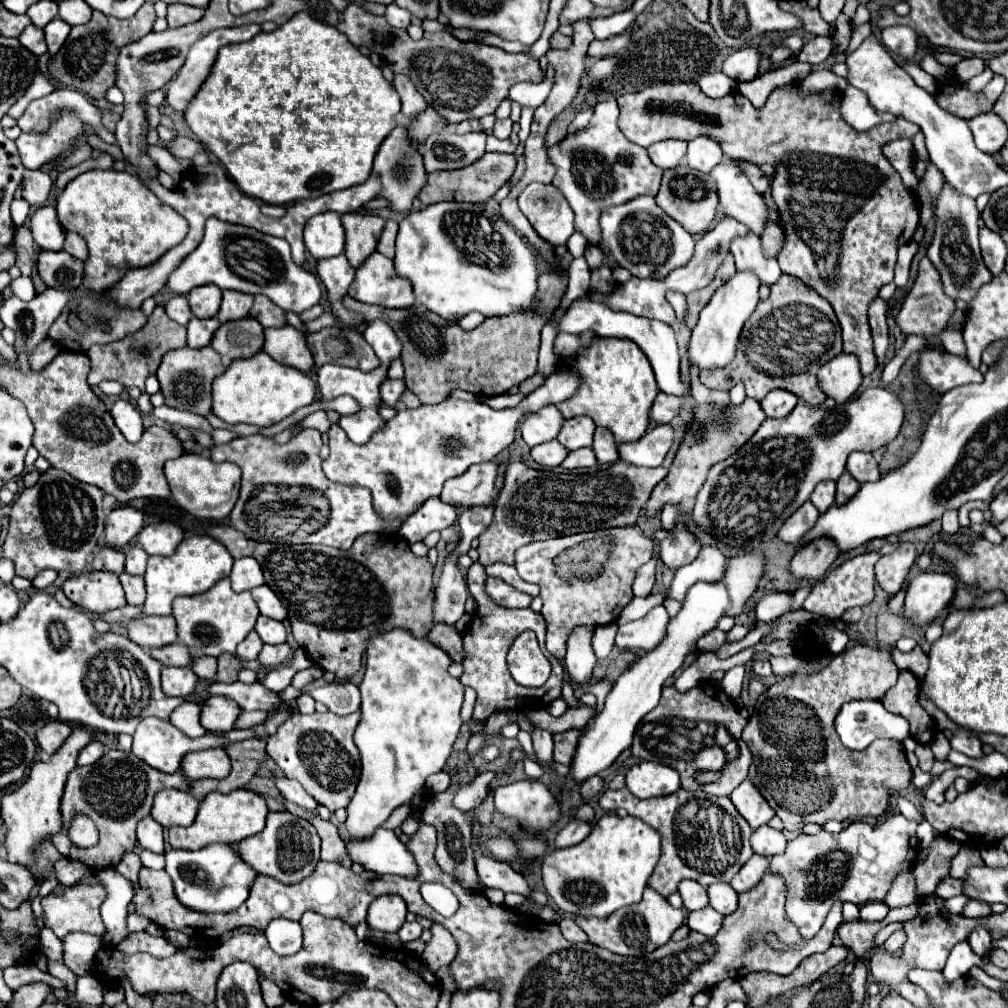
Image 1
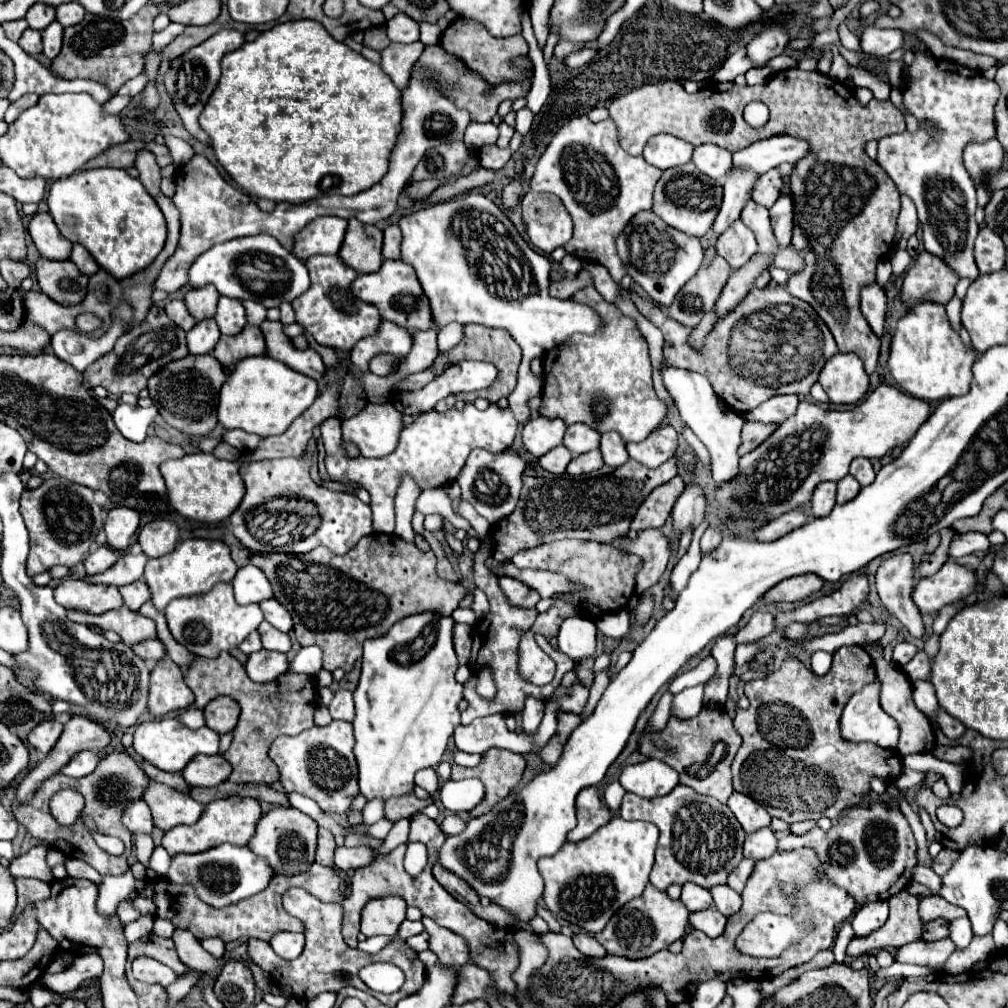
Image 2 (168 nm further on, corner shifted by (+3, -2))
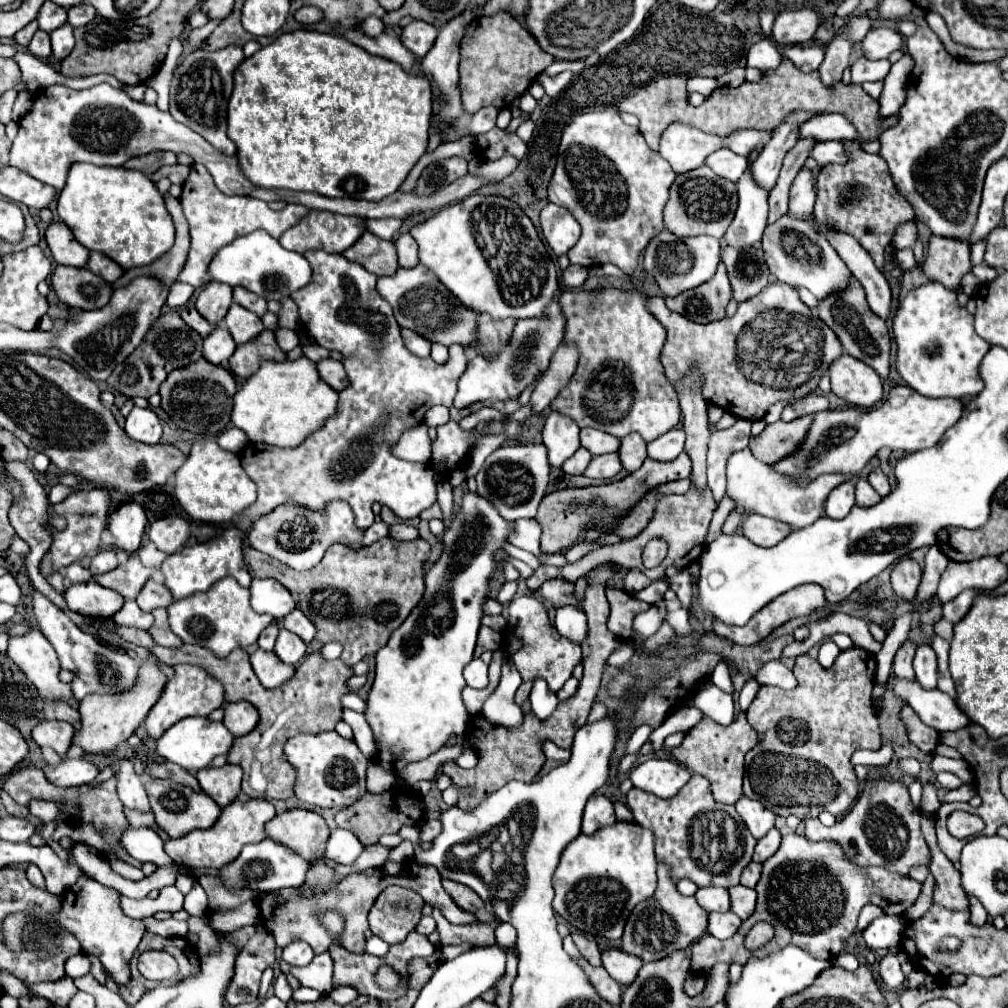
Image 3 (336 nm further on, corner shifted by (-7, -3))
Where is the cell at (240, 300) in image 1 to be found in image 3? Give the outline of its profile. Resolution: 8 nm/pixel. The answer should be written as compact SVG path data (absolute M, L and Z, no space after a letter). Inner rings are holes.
M231 304L227 316L225 316L225 326L229 328L233 340L237 344L243 344L243 342L249 342L253 340L259 332L263 332L263 322L257 314L249 312L247 308L239 306L239 304Z

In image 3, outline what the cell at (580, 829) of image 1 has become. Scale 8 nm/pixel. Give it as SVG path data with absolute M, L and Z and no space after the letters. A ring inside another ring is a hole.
M593 794L587 800L585 812L583 812L583 826L581 832L591 836L593 832L597 832L603 826L611 826L617 822L615 810L613 810L613 802L607 796L601 794Z

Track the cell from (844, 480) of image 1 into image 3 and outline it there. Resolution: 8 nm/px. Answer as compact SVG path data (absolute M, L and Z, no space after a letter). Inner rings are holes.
M859 478L855 482L855 504L857 506L873 506L881 500L881 496L871 488L871 484L865 478Z

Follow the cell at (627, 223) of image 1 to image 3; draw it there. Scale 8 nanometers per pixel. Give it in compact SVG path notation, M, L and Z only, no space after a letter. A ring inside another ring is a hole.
M663 230L647 244L645 256L643 256L643 268L659 284L665 296L679 296L681 292L697 288L699 284L707 282L717 270L719 256L721 256L721 248L717 238L711 238L711 236L679 238L669 230Z

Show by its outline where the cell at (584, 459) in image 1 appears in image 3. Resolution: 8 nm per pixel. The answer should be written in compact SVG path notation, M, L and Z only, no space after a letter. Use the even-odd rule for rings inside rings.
M601 454L593 456L587 470L583 472L587 478L613 478L621 470L621 462L617 454Z

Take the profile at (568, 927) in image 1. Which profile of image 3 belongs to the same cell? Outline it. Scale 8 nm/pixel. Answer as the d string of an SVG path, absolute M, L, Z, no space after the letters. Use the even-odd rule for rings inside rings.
M607 948L601 952L601 962L603 968L621 984L627 986L635 980L639 968L641 968L641 960L633 954L625 954L617 948Z

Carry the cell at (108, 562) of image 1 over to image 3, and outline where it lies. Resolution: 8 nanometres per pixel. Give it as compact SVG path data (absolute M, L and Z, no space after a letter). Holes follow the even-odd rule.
M101 550L97 552L97 556L91 560L91 574L103 574L103 572L109 572L113 568L117 568L117 556L113 550Z

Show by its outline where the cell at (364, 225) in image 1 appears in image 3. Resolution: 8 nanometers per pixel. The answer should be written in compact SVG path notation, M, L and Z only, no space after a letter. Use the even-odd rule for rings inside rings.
M365 232L351 248L347 248L345 258L361 264L375 276L391 276L397 272L397 252L395 244L375 238L375 234Z

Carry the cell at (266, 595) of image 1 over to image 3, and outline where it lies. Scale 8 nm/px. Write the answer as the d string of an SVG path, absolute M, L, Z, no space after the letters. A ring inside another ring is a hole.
M291 610L291 614L287 614L283 618L283 626L291 632L295 632L303 642L311 642L315 638L315 626L313 622L301 612L301 610Z

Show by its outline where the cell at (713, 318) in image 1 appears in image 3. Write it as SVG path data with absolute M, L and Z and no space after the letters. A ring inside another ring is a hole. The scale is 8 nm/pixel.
M801 168L795 182L791 184L789 216L797 220L809 220L813 214L813 204L815 204L815 188L811 172L807 168Z

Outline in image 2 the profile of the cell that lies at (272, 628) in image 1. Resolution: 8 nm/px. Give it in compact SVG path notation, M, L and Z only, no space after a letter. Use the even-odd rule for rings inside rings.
M263 621L259 625L259 633L261 633L261 641L263 647L269 651L279 651L279 653L287 653L291 649L291 639L287 633L281 633L279 629L275 629L273 625L269 625L267 621Z

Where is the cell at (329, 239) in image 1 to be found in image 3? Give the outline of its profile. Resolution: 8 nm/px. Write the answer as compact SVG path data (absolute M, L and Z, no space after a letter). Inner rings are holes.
M311 212L307 218L297 222L293 228L285 230L279 238L281 246L293 252L325 250L343 252L365 232L361 218L351 218L331 212Z

